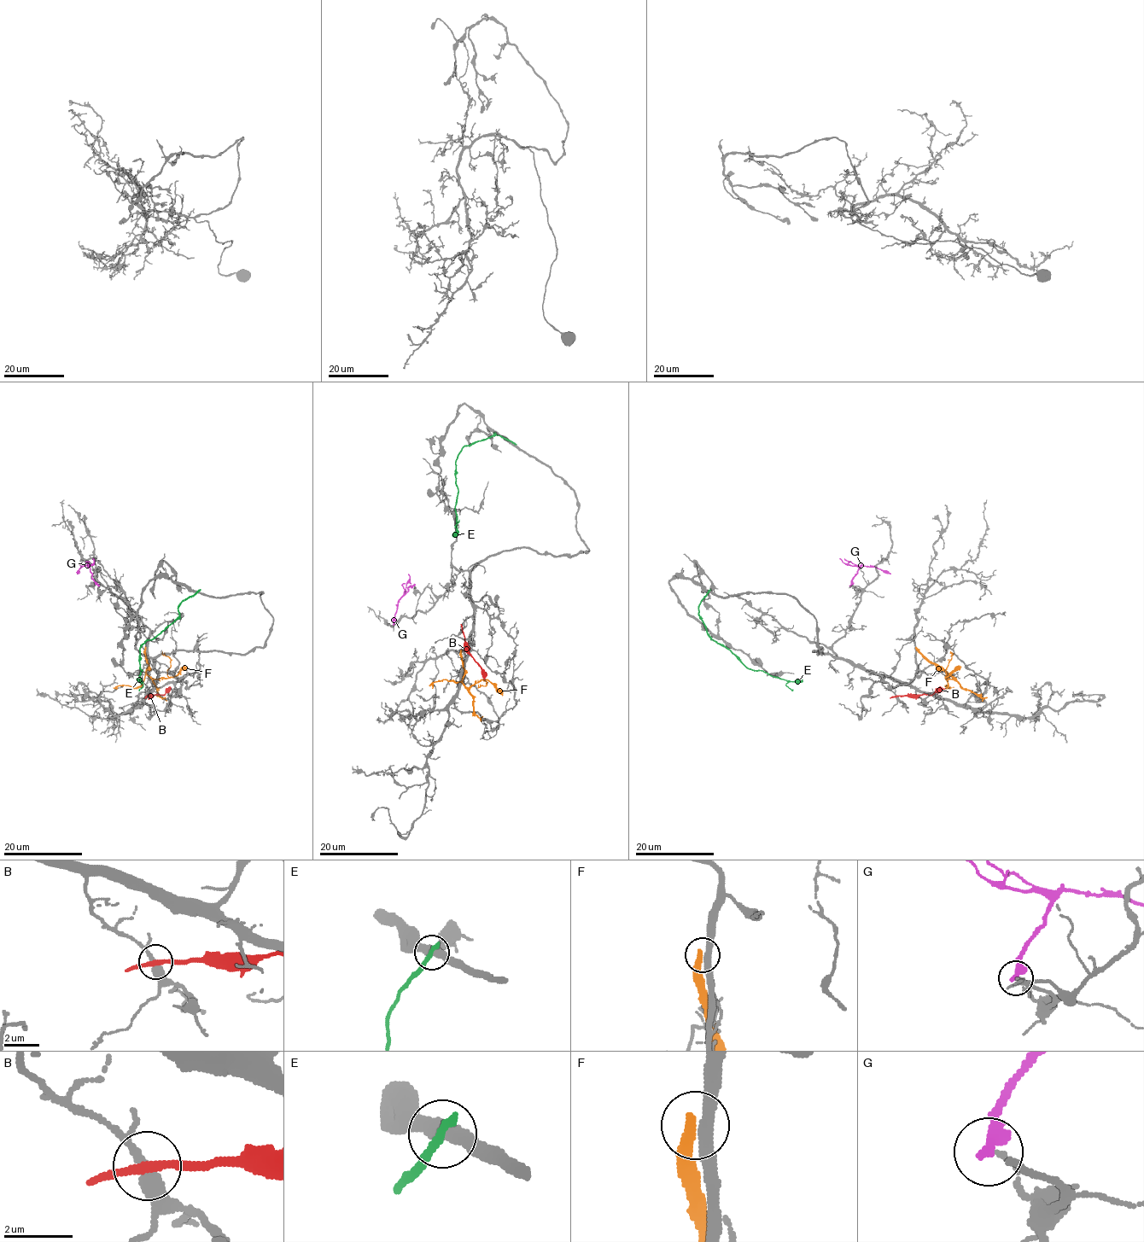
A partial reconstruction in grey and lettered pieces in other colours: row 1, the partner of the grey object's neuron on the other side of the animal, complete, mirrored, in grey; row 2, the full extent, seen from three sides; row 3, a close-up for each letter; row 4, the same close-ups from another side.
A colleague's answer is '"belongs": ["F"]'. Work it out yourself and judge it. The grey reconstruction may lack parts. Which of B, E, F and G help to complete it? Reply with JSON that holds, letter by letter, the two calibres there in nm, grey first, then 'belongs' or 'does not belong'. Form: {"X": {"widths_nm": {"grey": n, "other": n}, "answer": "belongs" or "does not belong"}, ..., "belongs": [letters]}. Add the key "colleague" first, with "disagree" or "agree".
{"colleague": "disagree", "B": {"widths_nm": {"grey": 360, "other": 220}, "answer": "does not belong"}, "E": {"widths_nm": {"grey": 440, "other": 360}, "answer": "does not belong"}, "F": {"widths_nm": {"grey": 360, "other": 360}, "answer": "does not belong"}, "G": {"widths_nm": {"grey": 130, "other": 400}, "answer": "does not belong"}, "belongs": []}

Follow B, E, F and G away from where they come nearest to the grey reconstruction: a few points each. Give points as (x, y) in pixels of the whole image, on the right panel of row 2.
B: (896, 696), (932, 694), (944, 688)
E: (708, 591), (699, 604), (698, 615), (714, 641), (755, 670), (790, 681), (802, 679)
F: (916, 648), (954, 679), (945, 678), (945, 669), (952, 654), (950, 652)
G: (851, 585), (851, 580), (861, 565), (876, 567), (890, 574)

